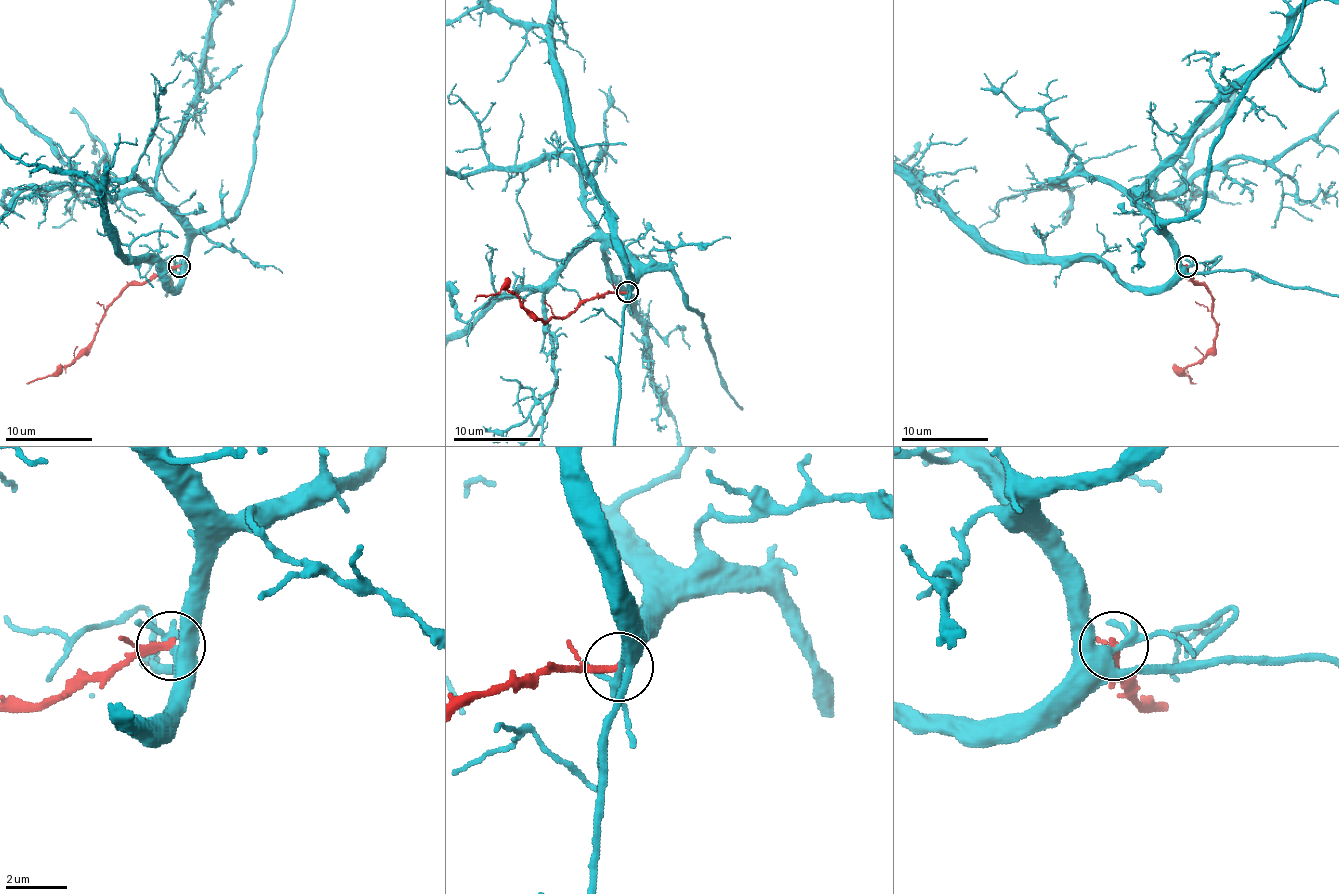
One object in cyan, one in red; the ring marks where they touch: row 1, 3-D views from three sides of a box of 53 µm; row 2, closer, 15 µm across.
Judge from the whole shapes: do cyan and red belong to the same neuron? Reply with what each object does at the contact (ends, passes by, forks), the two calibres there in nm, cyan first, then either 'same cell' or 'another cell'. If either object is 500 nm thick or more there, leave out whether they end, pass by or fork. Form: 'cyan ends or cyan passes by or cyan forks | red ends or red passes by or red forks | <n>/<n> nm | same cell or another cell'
cyan forks | red passes by | 320/170 nm | another cell

